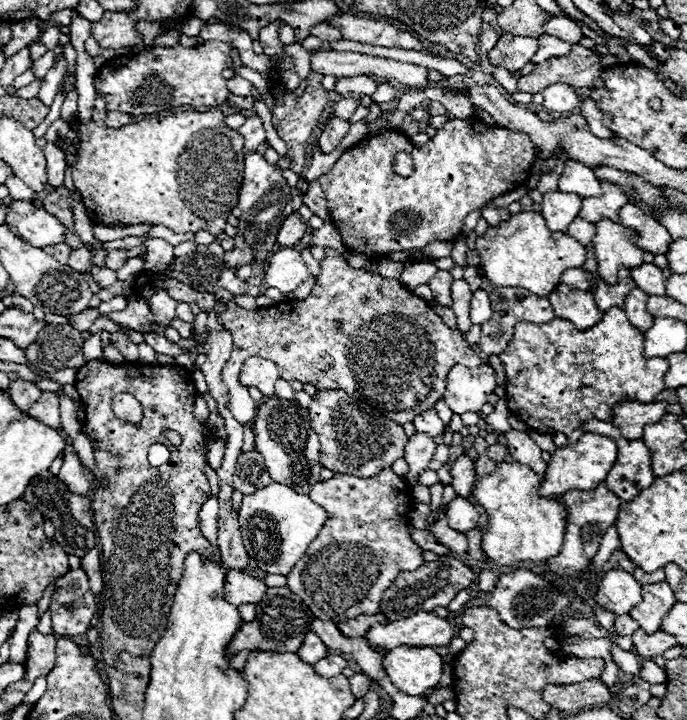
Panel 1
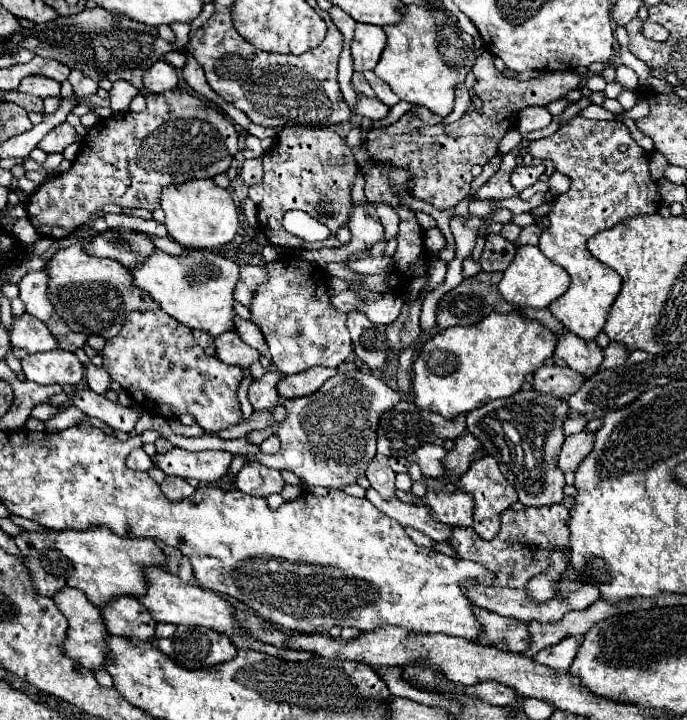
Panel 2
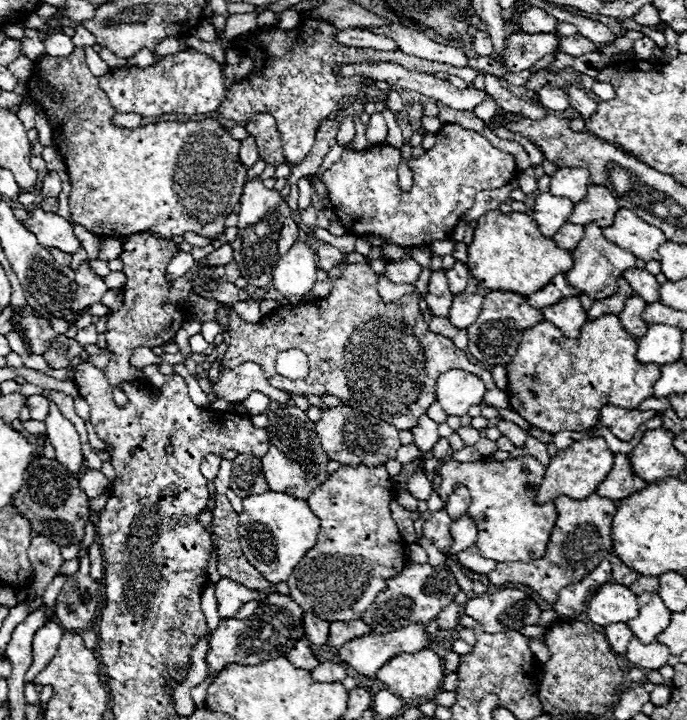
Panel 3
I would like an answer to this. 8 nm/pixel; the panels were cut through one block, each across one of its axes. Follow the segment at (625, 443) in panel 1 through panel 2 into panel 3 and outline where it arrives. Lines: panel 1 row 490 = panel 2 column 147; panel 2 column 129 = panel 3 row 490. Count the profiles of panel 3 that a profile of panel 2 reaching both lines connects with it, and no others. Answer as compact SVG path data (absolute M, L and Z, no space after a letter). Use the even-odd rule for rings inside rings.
M614 454L614 466L610 470L610 476L598 486L596 494L602 498L610 498L610 500L622 500L622 498L642 490L644 486L646 486L646 482L632 474L628 456Z

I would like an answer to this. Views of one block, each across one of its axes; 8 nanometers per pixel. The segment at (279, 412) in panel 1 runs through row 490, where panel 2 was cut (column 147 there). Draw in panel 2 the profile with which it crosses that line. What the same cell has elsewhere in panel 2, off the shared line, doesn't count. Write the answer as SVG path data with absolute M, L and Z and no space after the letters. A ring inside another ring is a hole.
M70 244L58 250L46 266L48 272L48 298L60 318L74 330L86 336L112 338L120 332L128 312L132 310L158 310L156 302L132 284L128 268L116 260L92 258L82 250L82 244Z

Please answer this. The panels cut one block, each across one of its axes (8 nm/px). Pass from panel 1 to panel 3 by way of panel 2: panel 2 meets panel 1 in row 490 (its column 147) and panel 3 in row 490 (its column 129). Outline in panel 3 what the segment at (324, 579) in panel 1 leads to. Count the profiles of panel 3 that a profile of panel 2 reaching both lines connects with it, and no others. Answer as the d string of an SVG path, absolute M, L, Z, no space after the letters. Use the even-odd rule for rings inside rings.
M340 466L320 488L316 488L308 500L314 508L314 516L320 518L318 544L306 552L290 576L290 594L306 612L328 620L328 622L346 622L360 620L366 608L374 602L376 594L386 588L384 580L400 574L406 568L406 542L402 540L396 522L390 516L390 500L394 498L394 488L390 474L384 466Z

